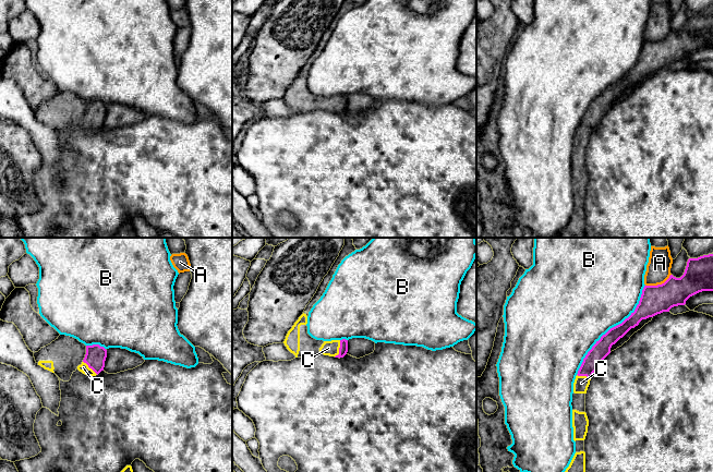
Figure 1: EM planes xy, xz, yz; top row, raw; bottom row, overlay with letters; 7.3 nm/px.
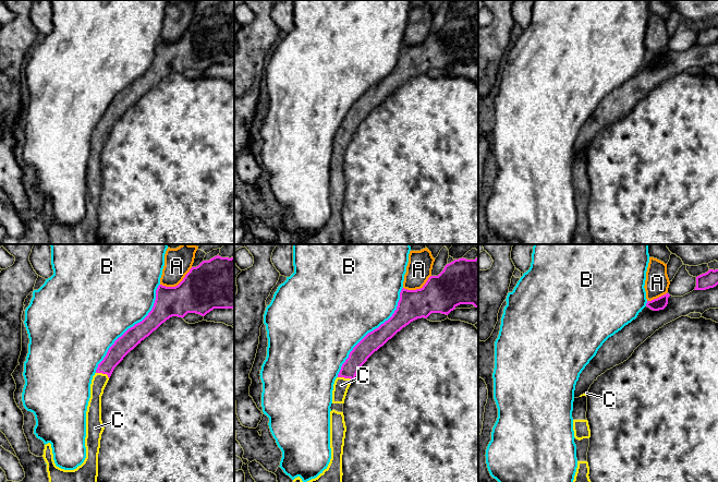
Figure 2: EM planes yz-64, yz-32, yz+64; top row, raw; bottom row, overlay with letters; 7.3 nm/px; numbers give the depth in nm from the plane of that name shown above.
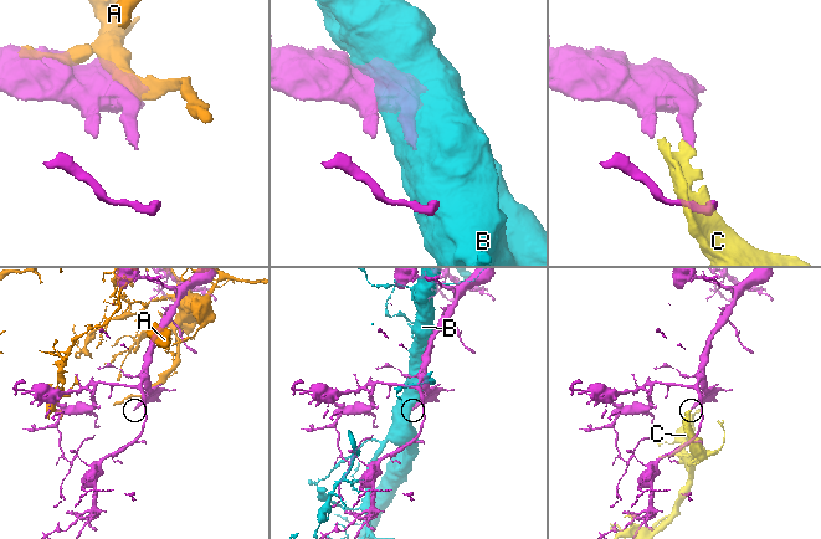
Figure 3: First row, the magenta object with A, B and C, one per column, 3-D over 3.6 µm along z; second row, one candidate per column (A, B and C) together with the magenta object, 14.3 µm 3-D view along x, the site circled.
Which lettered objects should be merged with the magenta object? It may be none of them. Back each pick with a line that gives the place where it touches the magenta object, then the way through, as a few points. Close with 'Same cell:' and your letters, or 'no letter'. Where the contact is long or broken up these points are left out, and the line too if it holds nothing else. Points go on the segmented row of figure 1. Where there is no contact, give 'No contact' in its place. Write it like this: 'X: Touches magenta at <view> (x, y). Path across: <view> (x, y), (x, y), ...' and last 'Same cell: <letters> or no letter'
C: Touches magenta at xz (339, 349). Path across: xz (343, 343), (339, 349), (328, 348)
Same cell: C

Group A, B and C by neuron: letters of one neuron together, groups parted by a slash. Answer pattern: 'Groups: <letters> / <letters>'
Groups: A / B / C

